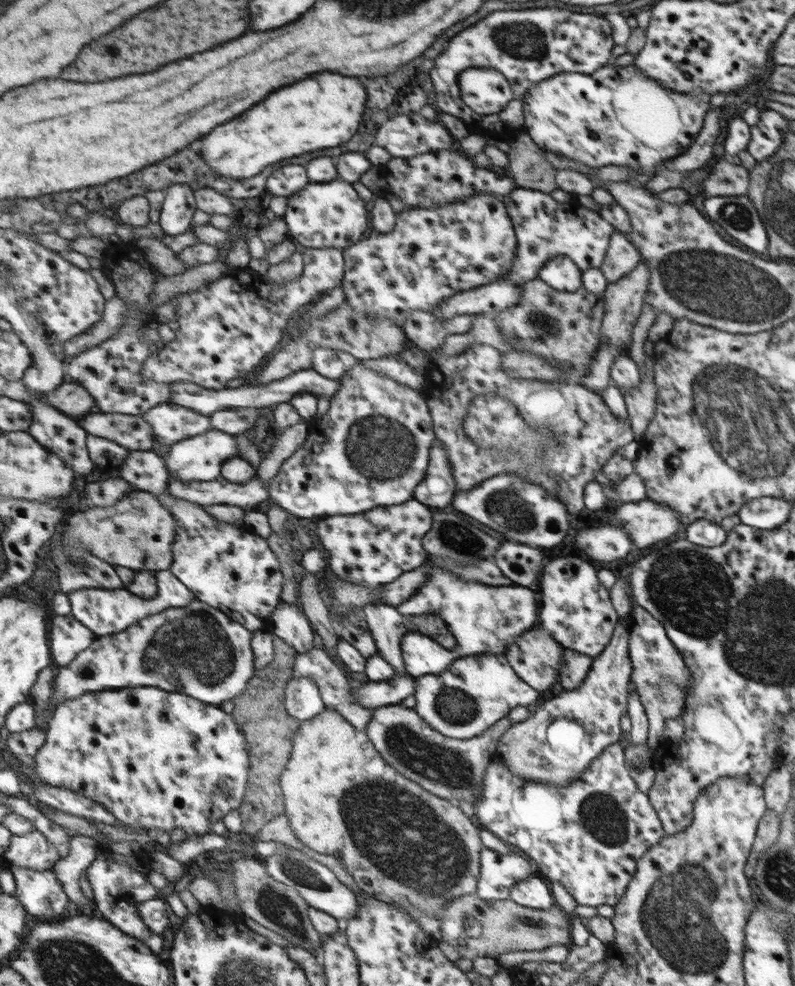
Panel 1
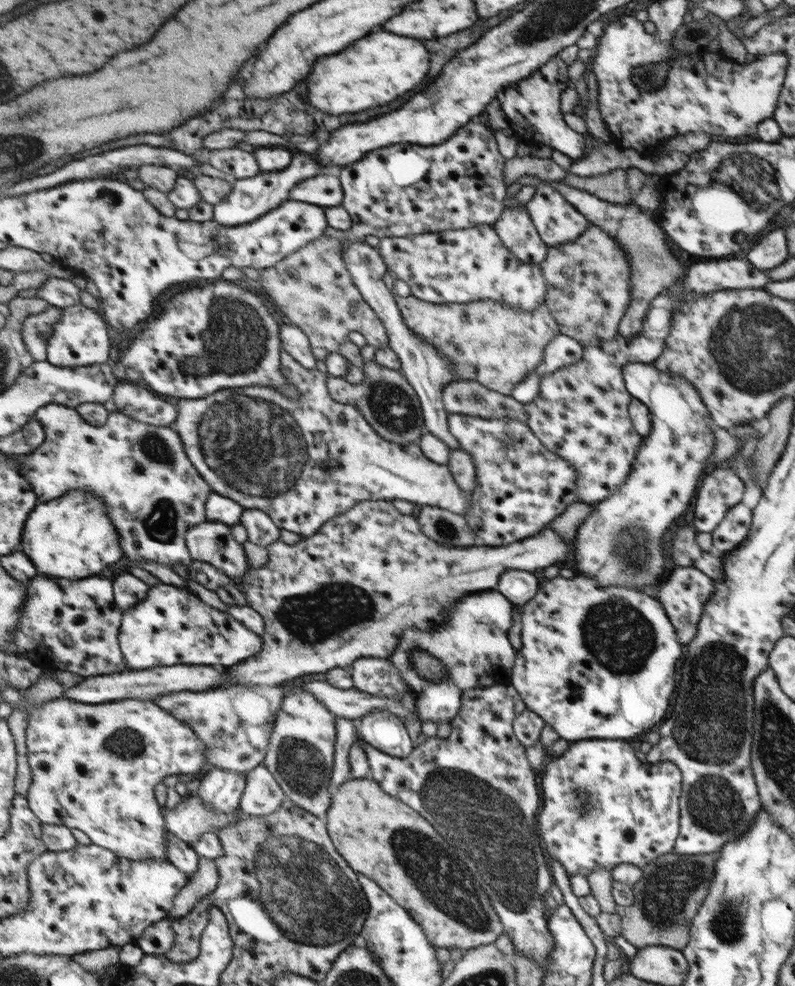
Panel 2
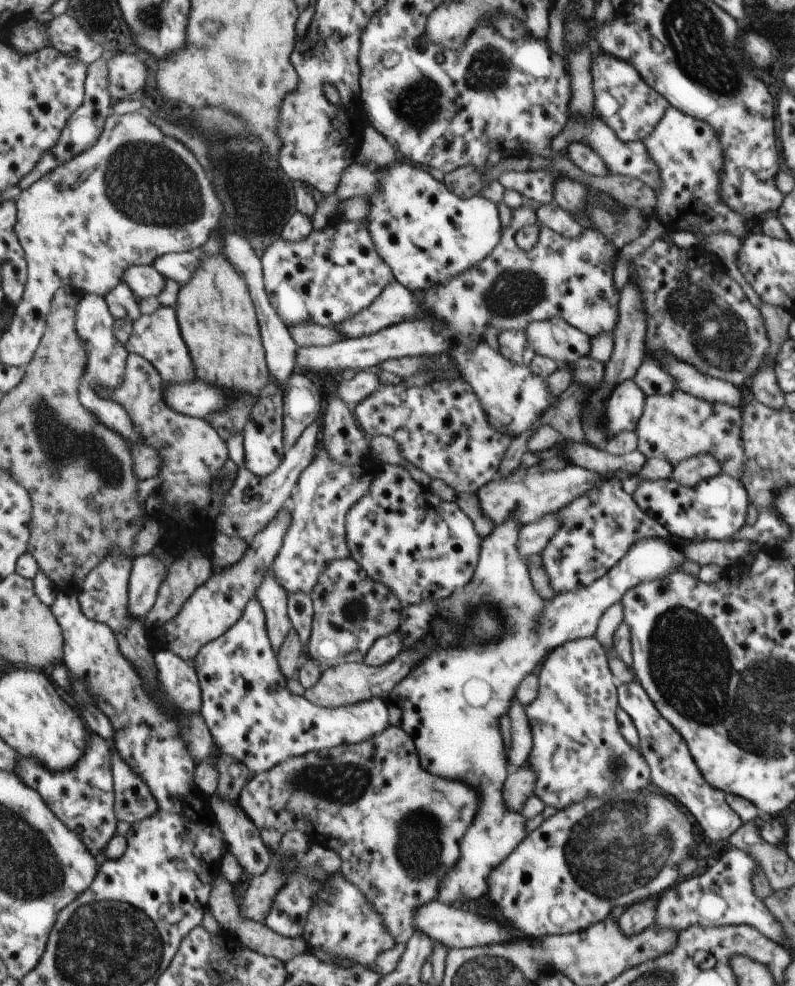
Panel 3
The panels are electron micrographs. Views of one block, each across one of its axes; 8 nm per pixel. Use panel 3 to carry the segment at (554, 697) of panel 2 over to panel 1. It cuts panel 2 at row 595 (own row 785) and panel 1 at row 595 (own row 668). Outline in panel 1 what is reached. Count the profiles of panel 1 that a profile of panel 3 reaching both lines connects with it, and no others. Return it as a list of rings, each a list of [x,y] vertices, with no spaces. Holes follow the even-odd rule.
[[[562,556],[554,558],[544,564],[542,576],[539,578],[536,590],[539,596],[538,626],[545,628],[561,646],[565,649],[579,652],[581,656],[598,657],[605,650],[605,646],[613,638],[612,632],[618,622],[618,614],[610,602],[610,594],[606,587],[599,581],[597,576],[598,568],[594,568],[588,562],[582,562],[580,558]]]

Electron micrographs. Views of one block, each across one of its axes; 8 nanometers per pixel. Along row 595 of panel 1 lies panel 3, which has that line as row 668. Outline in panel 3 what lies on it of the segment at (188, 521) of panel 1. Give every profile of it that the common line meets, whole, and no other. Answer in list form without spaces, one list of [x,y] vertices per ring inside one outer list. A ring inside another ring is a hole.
[[[257,598],[249,603],[245,616],[238,625],[202,648],[194,666],[204,691],[205,704],[201,715],[210,726],[217,748],[221,754],[230,755],[239,761],[238,764],[247,765],[254,775],[266,773],[285,761],[314,751],[368,741],[390,726],[388,703],[380,698],[341,708],[329,708],[312,703],[307,697],[292,692],[269,634],[268,616]]]

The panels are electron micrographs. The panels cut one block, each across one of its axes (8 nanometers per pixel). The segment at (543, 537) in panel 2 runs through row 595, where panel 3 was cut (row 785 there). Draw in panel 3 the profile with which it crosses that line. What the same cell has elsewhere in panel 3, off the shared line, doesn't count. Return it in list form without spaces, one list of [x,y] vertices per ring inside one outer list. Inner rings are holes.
[[[393,725],[388,726],[384,732],[358,744],[346,744],[335,747],[334,749],[325,749],[322,751],[314,751],[312,753],[300,756],[295,759],[285,761],[282,765],[276,766],[273,770],[266,773],[258,773],[254,775],[251,781],[244,786],[242,794],[238,799],[240,806],[244,808],[247,816],[260,828],[266,845],[272,850],[280,850],[282,842],[285,840],[286,834],[292,828],[298,828],[305,831],[310,836],[316,836],[316,842],[336,850],[343,859],[342,874],[346,876],[350,883],[353,883],[360,890],[365,898],[373,904],[374,910],[383,916],[385,926],[389,928],[390,934],[396,939],[396,943],[404,943],[409,941],[416,929],[416,916],[418,910],[430,902],[440,899],[441,886],[444,885],[445,879],[449,875],[449,871],[457,865],[457,861],[461,857],[460,845],[464,839],[468,828],[473,825],[473,821],[477,817],[477,811],[480,809],[480,798],[477,790],[472,790],[468,786],[464,786],[458,780],[444,780],[438,778],[430,772],[426,772],[420,766],[420,758],[416,754],[416,746],[413,745],[413,738],[405,730]]]

